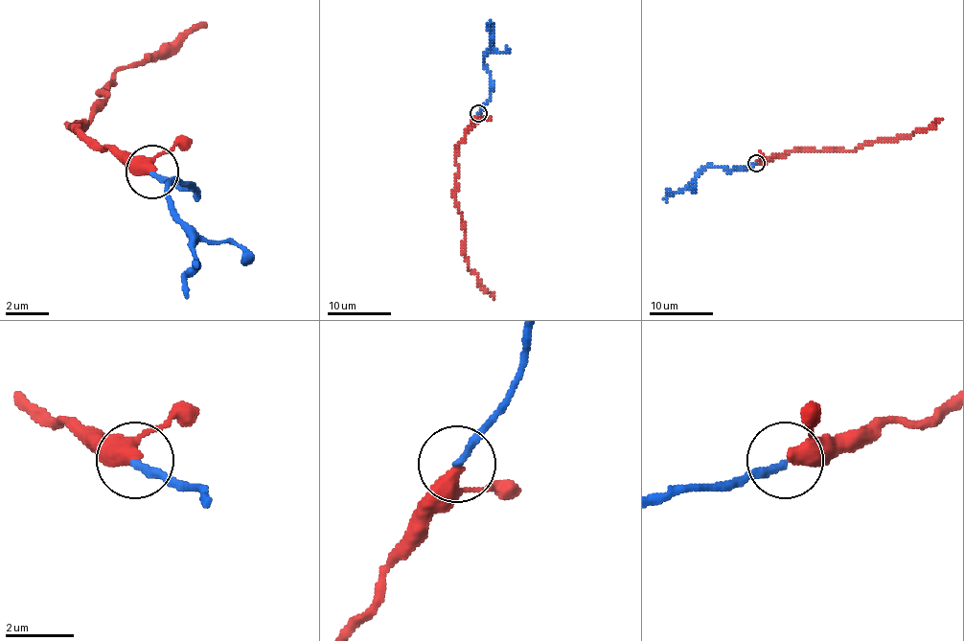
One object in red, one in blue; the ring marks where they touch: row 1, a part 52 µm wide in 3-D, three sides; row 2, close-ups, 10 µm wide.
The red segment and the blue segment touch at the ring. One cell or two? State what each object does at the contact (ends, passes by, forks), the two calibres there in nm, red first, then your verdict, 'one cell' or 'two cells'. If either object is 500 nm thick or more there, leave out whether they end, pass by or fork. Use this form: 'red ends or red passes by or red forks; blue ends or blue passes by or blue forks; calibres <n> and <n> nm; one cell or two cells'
red passes by; blue ends; calibres 360 and 200 nm; one cell

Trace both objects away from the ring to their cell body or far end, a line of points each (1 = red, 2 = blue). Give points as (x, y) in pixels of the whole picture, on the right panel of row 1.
1: (757, 163), (783, 156), (789, 149), (848, 149), (874, 142), (896, 140), (919, 129), (929, 129), (941, 118)
2: (755, 163), (738, 170), (707, 166), (681, 190), (672, 192), (666, 201)

